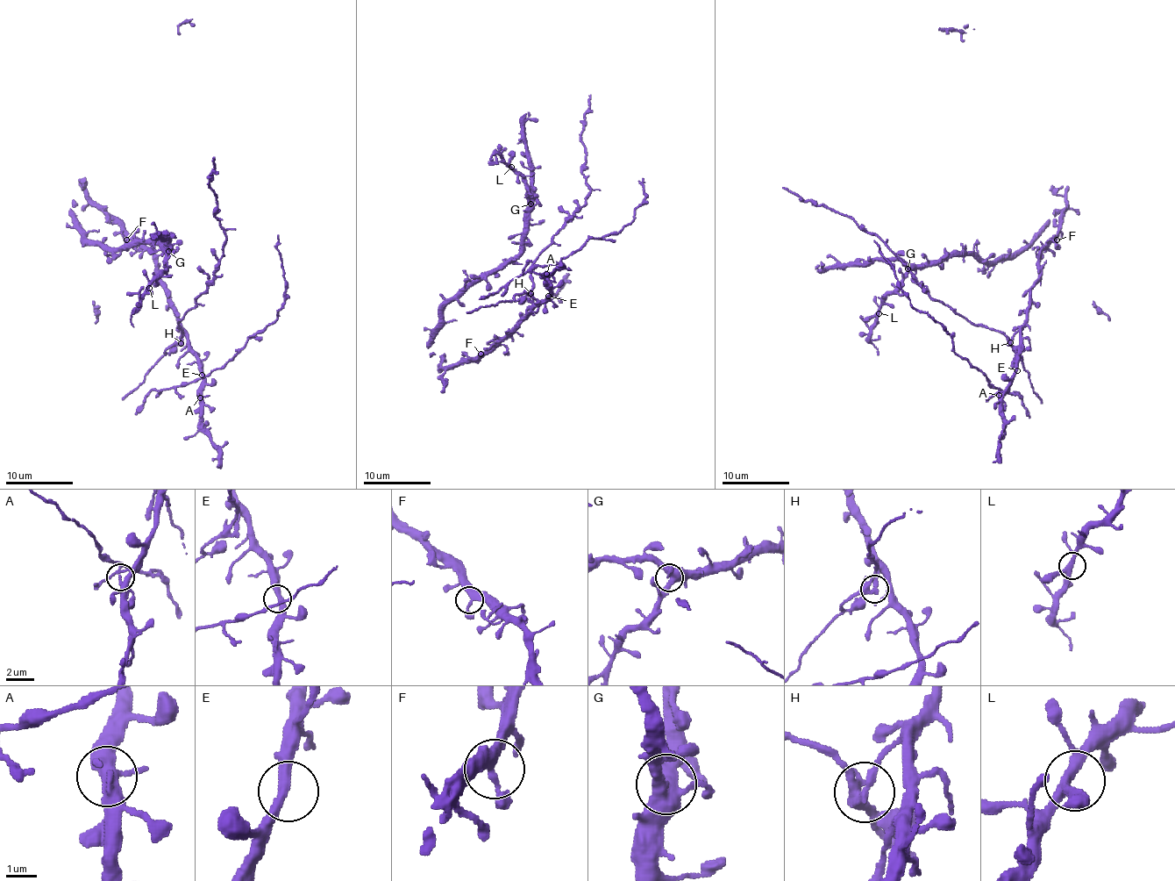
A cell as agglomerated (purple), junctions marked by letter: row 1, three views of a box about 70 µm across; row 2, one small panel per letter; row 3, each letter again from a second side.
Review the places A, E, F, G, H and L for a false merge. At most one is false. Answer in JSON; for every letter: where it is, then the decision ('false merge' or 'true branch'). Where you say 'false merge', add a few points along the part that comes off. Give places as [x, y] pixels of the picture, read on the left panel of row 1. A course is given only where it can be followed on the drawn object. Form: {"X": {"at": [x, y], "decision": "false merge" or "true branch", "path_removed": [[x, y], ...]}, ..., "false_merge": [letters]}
{"A": {"at": [200, 397], "decision": "true branch"}, "E": {"at": [202, 375], "decision": "true branch"}, "F": {"at": [126, 239], "decision": "true branch"}, "G": {"at": [168, 251], "decision": "true branch"}, "H": {"at": [181, 343], "decision": "false merge", "path_removed": [[181, 342], [178, 320], [209, 286], [226, 238], [215, 216], [217, 198], [210, 174], [215, 168], [214, 157]]}, "L": {"at": [149, 288], "decision": "true branch"}, "false_merge": ["H"]}

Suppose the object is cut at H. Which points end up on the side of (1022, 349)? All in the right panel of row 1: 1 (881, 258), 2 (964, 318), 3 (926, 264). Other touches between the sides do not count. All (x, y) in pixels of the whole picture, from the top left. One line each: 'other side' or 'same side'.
1: same side
2: other side
3: same side

